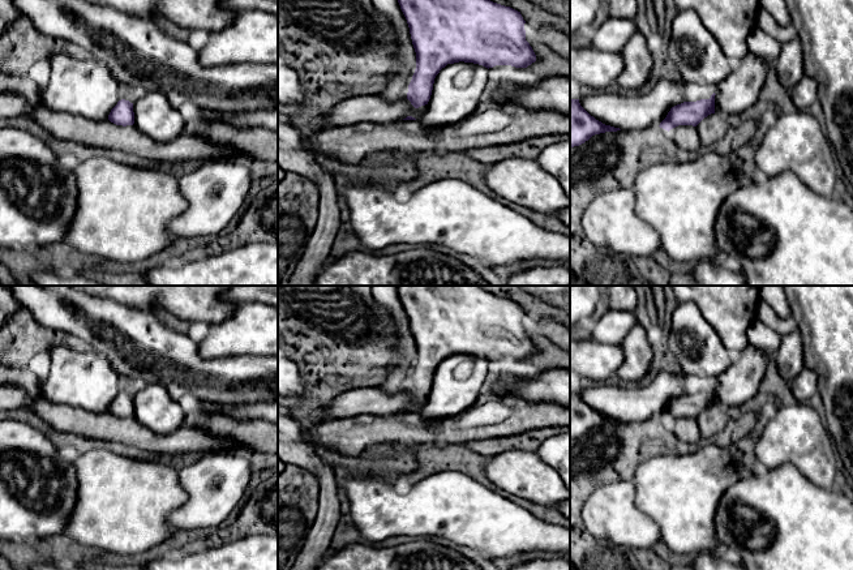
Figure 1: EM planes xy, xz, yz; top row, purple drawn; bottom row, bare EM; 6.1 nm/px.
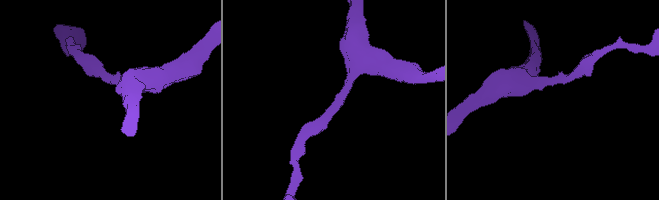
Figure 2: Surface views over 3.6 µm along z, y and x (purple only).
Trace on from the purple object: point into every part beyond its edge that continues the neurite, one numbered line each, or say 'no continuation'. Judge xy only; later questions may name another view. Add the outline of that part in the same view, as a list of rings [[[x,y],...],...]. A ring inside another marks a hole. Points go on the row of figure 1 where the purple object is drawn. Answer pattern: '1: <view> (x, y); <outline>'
no continuation

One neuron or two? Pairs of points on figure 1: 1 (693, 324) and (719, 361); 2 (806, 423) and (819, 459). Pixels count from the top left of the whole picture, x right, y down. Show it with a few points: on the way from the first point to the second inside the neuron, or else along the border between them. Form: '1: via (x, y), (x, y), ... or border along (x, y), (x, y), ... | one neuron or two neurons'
1: via (702, 333), (707, 338), (707, 350), (710, 352) | one neuron
2: via (806, 432), (806, 444), (811, 450) | one neuron

